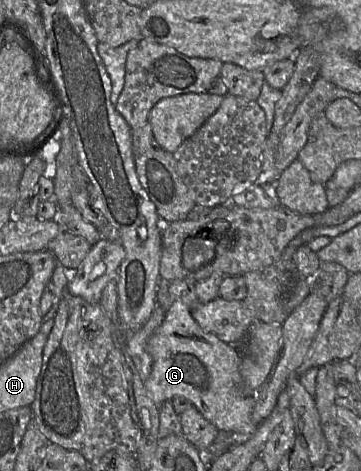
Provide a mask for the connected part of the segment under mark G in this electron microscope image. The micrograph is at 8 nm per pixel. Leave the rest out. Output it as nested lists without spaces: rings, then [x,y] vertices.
[[[178,298],[165,313],[160,326],[147,341],[153,360],[145,389],[159,408],[175,396],[184,397],[219,431],[232,432],[239,442],[249,438],[258,425],[252,419],[254,393],[245,393],[239,372],[240,351],[216,335],[205,332],[191,314],[191,308]]]

